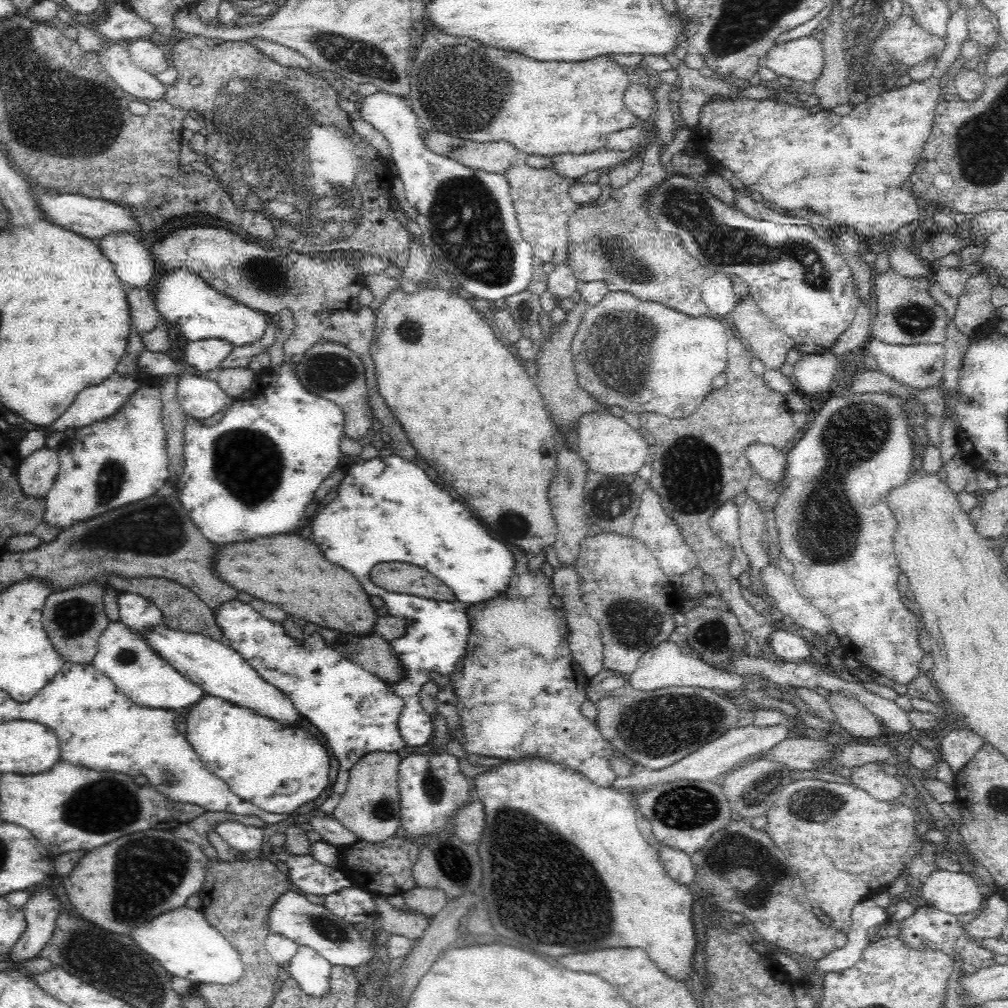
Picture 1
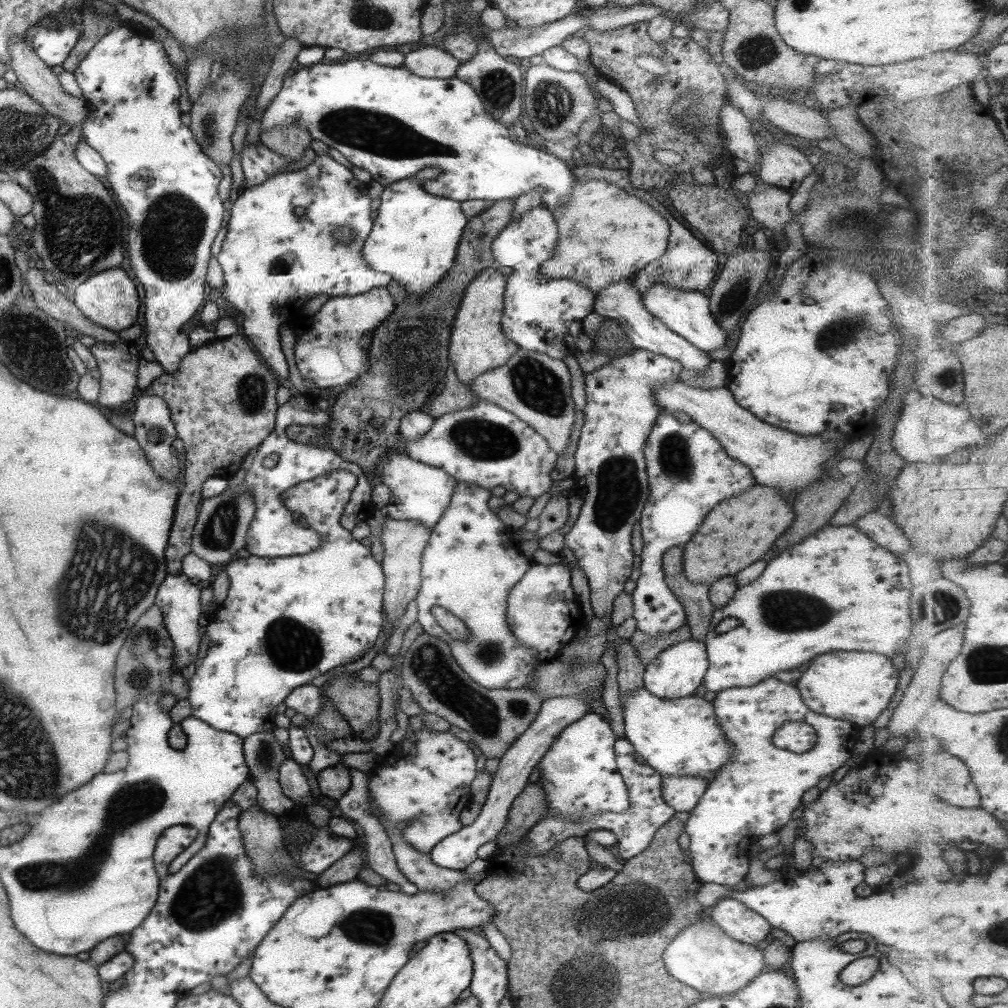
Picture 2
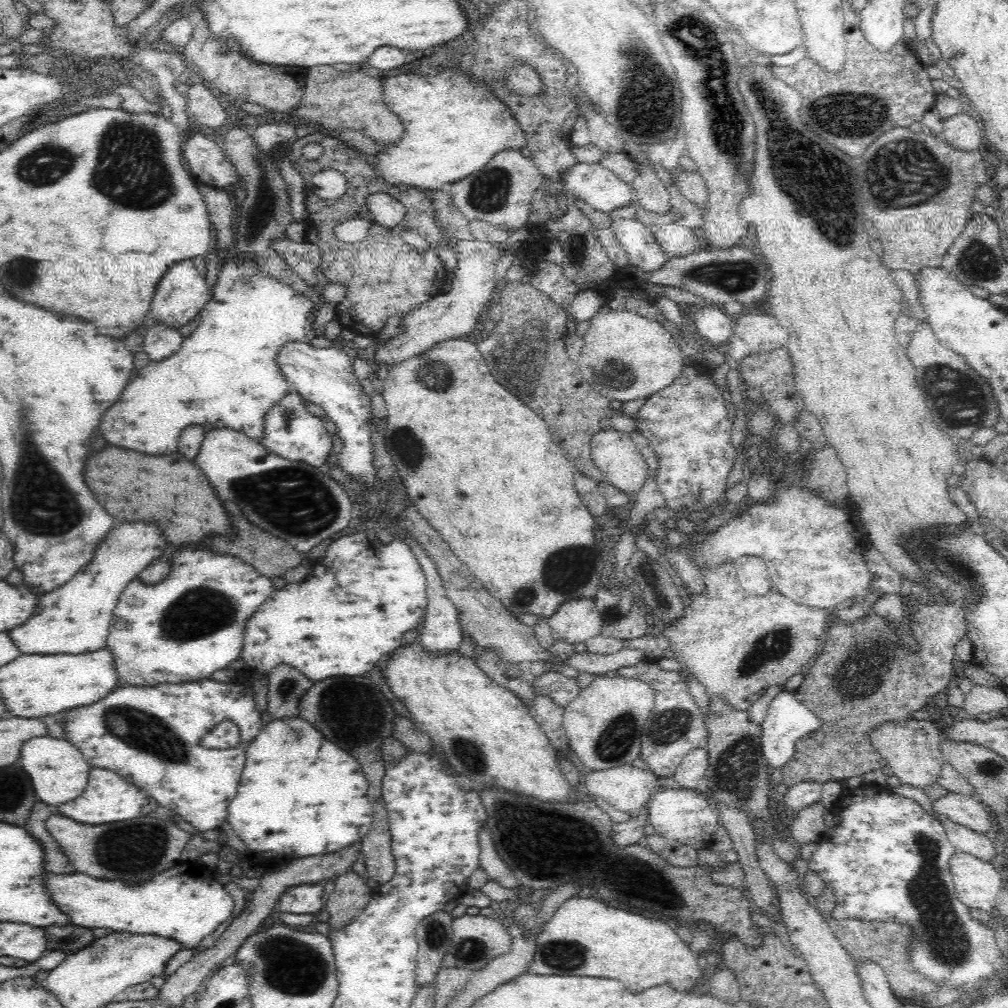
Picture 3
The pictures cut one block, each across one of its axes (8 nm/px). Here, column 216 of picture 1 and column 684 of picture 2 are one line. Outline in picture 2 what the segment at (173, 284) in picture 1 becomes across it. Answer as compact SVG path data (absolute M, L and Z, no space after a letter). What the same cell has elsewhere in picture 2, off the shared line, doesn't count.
M655 283L651 284L651 289L645 290L643 295L639 295L639 298L641 298L641 304L645 306L647 314L660 320L668 330L675 332L701 352L719 350L732 342L733 338L725 330L721 330L722 328L714 316L710 314L708 298L697 291L677 291L677 289L663 285L663 283Z

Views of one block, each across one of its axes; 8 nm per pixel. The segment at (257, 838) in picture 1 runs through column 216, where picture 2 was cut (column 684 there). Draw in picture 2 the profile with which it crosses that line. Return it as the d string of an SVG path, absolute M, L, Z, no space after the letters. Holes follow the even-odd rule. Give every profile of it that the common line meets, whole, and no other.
M767 677L751 686L732 686L715 693L712 700L716 716L716 725L724 732L724 737L731 746L731 759L723 767L715 770L715 779L711 780L703 791L695 808L682 828L689 838L688 851L691 856L692 871L701 884L713 883L730 887L740 880L745 880L748 873L746 855L755 838L764 834L777 833L789 820L795 808L801 804L801 795L817 782L831 776L851 758L853 746L857 744L860 727L846 720L829 718L815 714L805 708L793 683L783 683L773 677ZM789 720L803 721L816 732L816 746L803 754L791 754L773 746L771 737L777 726Z

